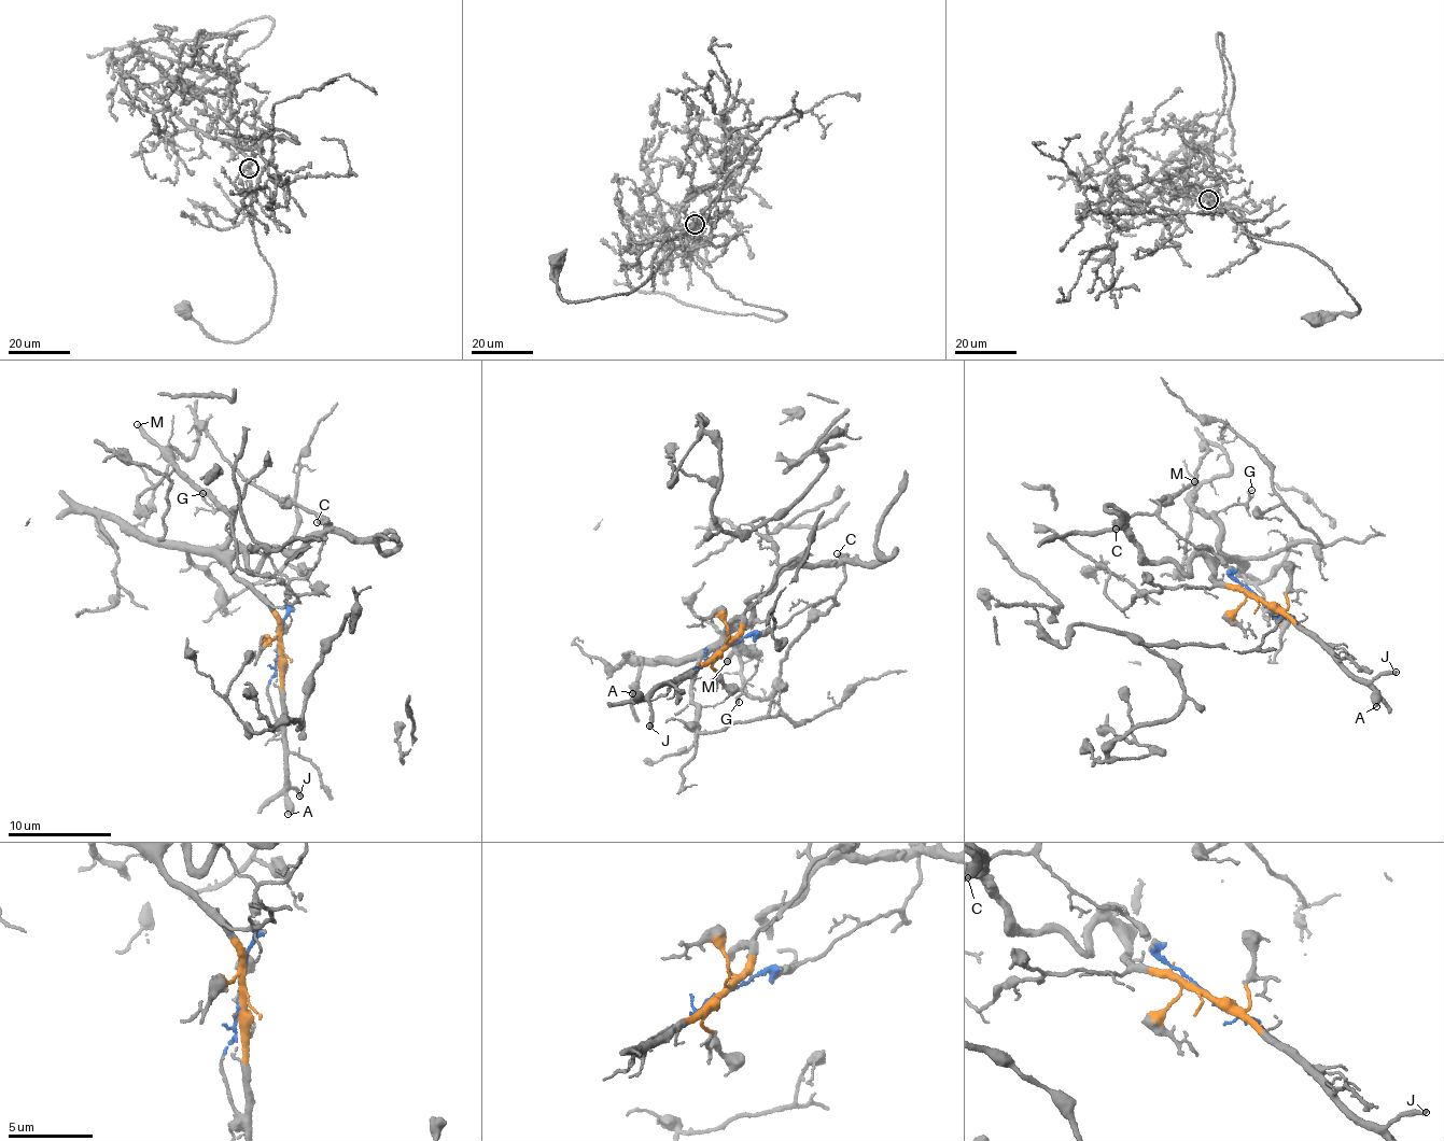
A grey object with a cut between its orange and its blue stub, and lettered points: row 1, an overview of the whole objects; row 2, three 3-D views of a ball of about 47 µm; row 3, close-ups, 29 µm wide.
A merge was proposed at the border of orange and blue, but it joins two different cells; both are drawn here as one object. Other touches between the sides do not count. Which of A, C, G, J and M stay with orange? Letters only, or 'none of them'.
A, G, J, M

